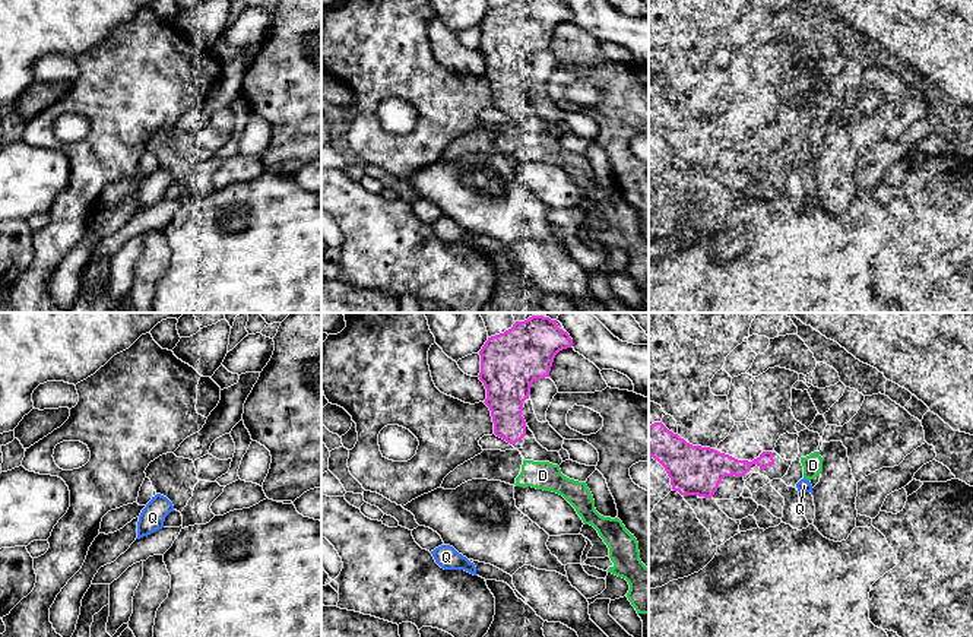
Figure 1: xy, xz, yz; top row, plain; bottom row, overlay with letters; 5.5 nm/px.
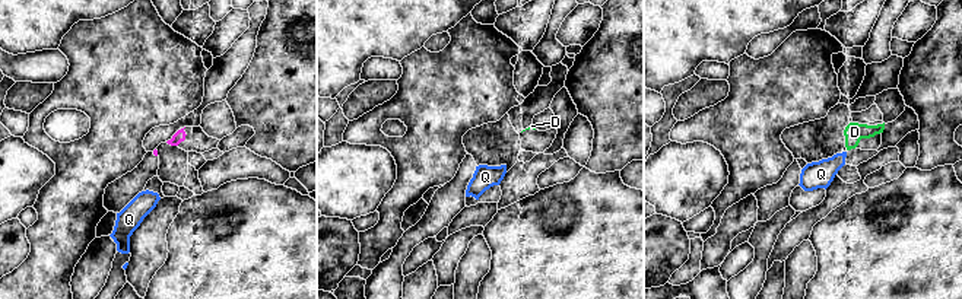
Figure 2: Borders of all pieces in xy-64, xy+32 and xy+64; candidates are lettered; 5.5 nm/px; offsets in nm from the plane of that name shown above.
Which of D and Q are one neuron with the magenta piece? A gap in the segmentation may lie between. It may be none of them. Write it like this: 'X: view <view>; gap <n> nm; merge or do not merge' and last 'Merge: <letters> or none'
D: view xz; gap 110 nm; merge
Q: view yz; gap 170 nm; do not merge
Merge: D

